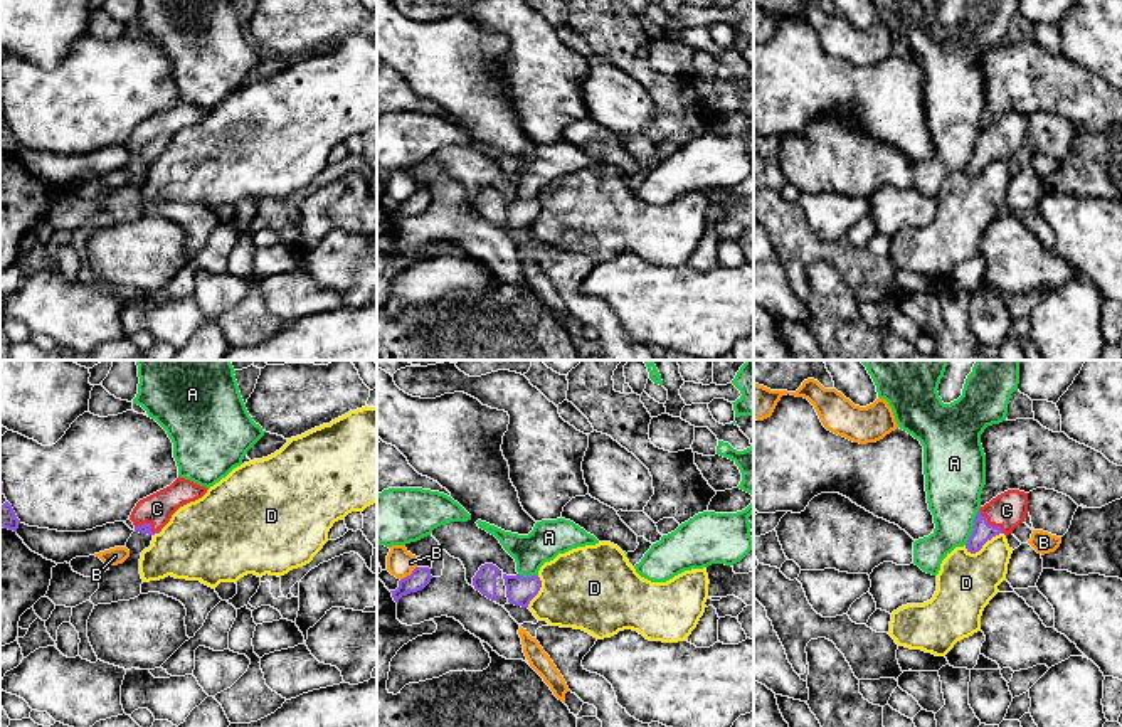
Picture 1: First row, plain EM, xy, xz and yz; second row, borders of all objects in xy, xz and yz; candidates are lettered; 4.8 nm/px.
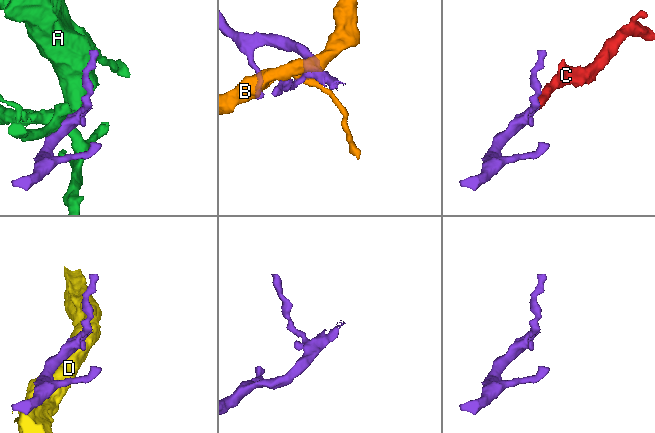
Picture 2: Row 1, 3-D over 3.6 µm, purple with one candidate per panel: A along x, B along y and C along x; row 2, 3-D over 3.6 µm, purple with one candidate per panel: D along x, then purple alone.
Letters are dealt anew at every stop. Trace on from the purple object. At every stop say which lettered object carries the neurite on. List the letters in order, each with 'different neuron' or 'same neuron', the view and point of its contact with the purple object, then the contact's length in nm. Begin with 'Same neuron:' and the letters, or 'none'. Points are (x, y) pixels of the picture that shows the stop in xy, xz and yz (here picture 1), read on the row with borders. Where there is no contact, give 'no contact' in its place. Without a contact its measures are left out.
Same neuron: C
A: different neuron; contact yz (974, 527); length 180 nm
B: different neuron; contact xz (411, 574); length 100 nm
C: same neuron; contact yz (988, 524); length 170 nm
D: different neuron; contact yz (983, 544); length 200 nm

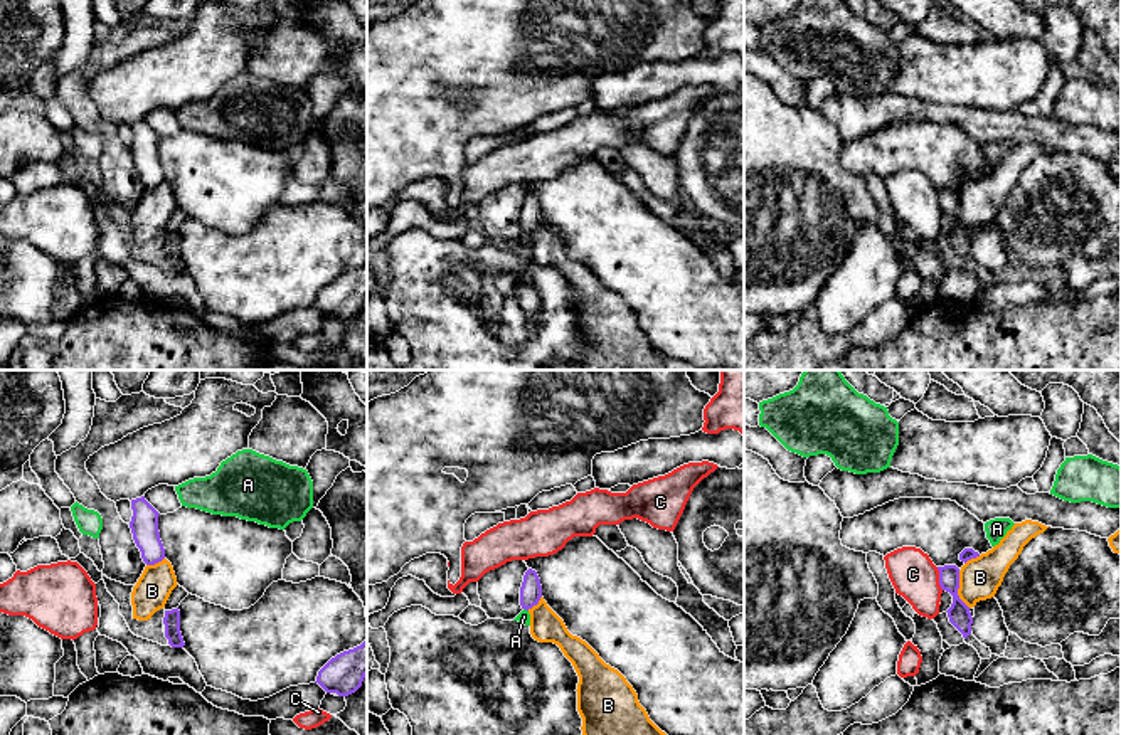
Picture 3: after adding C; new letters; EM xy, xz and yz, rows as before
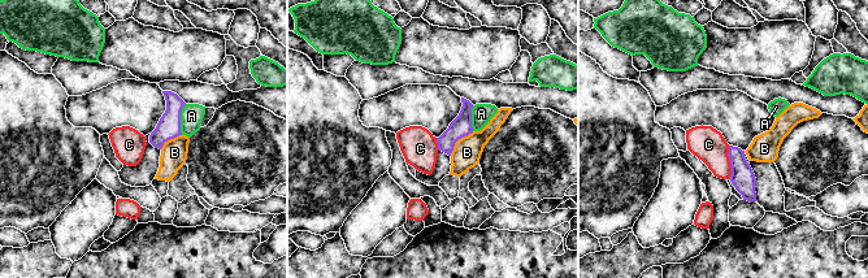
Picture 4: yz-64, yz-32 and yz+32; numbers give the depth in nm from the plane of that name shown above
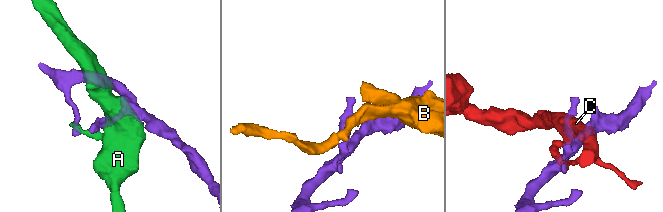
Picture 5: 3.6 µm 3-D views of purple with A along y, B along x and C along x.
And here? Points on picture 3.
Same neuron: none
A: different neuron; contact xz (525, 609); length 30 nm
B: different neuron; contact yz (958, 587); length 190 nm
C: different neuron; contact yz (940, 579); length 120 nm

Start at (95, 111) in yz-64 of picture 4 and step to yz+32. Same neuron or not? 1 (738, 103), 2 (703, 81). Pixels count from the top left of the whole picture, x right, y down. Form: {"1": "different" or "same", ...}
{"1": "same", "2": "different"}

